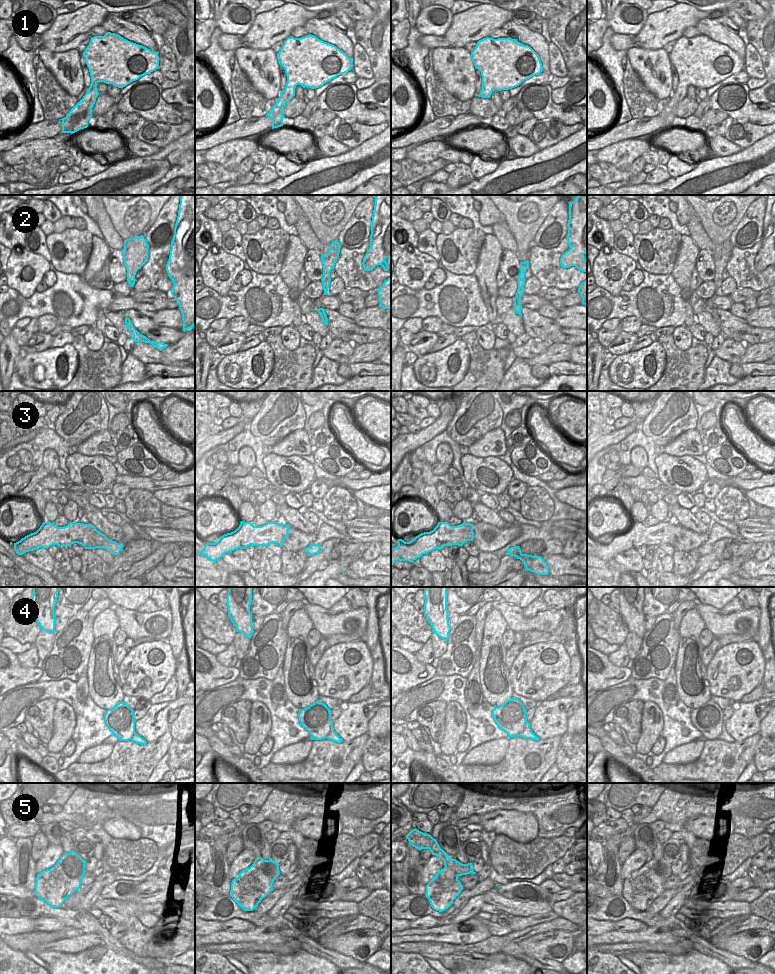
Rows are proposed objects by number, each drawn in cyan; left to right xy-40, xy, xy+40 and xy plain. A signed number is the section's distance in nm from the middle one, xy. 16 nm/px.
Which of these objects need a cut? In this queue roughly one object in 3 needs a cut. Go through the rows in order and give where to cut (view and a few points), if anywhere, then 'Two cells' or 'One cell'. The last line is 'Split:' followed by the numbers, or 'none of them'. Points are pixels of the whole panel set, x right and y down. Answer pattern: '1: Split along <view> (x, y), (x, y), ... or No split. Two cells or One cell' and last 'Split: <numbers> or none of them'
1: No split. One cell
2: No split. One cell
3: No split. One cell
4: No split. One cell
5: Split along xy+40 (445, 866), (458, 873), (466, 873), (469, 870). Two cells
Split: 5

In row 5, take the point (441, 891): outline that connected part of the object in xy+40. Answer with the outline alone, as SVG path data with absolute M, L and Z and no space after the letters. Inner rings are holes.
M472 863L464 864L469 868L469 871L464 874L458 874L454 870L444 867L441 869L430 882L426 885L426 894L425 896L428 898L431 907L439 912L443 912L450 907L453 901L464 889L461 882L458 880L459 876L467 875L467 874L476 874L472 869Z

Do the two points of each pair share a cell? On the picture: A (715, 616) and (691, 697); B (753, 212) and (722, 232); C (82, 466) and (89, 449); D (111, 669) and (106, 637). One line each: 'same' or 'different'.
A: different
B: different
C: different
D: same

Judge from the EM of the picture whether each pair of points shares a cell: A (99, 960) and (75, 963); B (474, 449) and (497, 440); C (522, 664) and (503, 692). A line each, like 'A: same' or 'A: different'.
A: same
B: same
C: different

